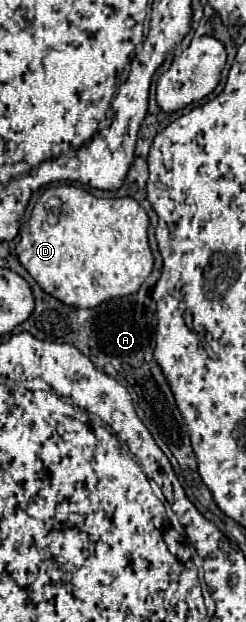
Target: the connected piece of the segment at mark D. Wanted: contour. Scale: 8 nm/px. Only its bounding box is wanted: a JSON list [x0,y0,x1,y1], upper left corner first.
[17,185,153,307]

